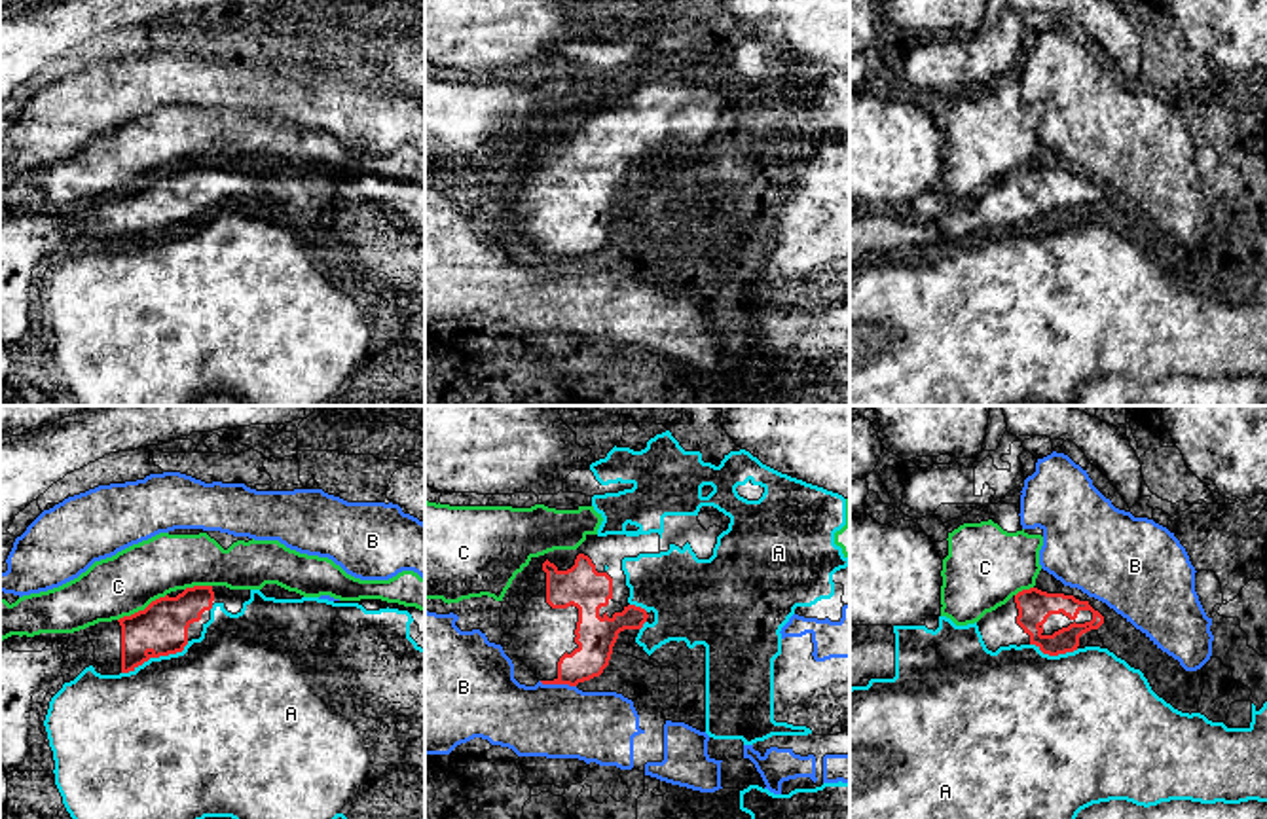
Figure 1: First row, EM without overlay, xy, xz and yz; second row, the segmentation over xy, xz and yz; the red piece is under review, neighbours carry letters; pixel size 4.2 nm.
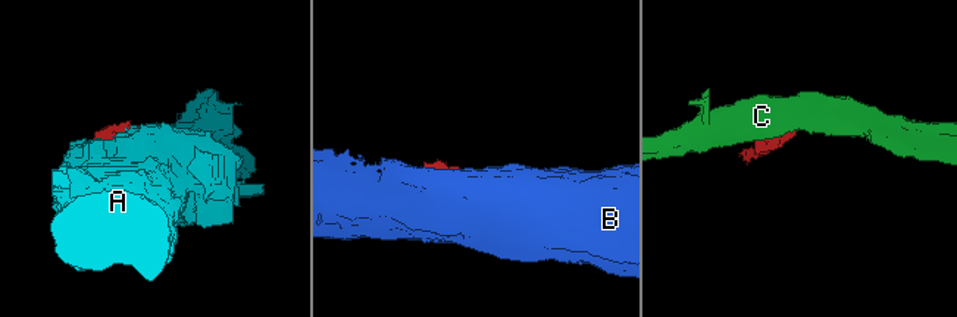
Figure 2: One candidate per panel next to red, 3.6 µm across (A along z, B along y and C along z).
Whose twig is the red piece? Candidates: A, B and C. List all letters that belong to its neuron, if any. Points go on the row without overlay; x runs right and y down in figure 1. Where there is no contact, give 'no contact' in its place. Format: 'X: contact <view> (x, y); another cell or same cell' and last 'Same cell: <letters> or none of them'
A: contact xy (156, 232); another cell
B: contact xz (558, 258); another cell
C: contact xy (141, 186); another cell
Same cell: none of them

